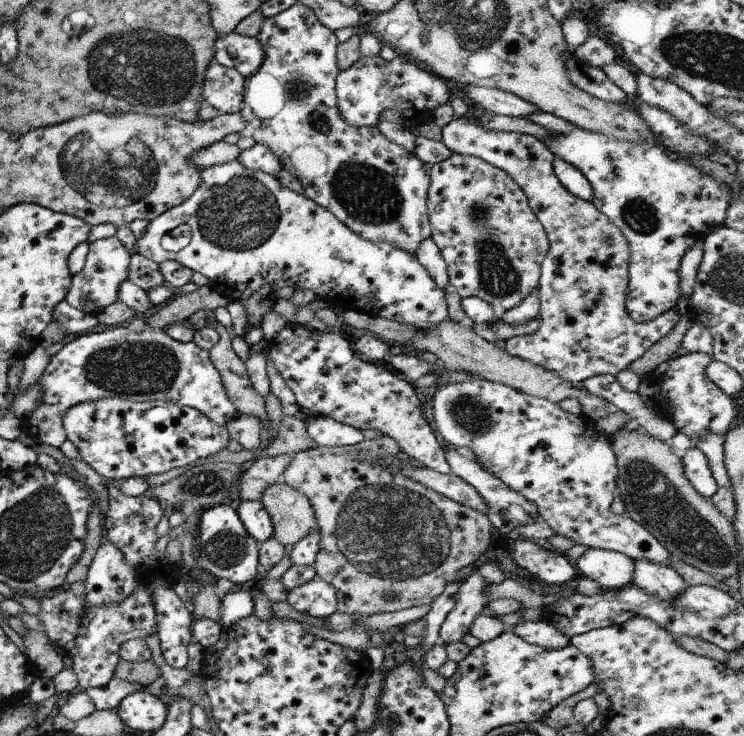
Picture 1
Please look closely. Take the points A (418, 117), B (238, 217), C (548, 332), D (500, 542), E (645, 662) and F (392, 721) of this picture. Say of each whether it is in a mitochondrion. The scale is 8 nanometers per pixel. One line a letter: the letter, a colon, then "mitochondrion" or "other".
A: other
B: mitochondrion
C: other
D: other
E: other
F: other

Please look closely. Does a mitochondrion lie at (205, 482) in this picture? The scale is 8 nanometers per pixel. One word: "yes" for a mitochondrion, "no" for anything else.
yes

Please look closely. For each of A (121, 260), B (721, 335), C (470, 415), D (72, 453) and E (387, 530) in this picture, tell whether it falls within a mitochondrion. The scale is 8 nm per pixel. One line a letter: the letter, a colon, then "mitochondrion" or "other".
A: other
B: other
C: mitochondrion
D: other
E: mitochondrion

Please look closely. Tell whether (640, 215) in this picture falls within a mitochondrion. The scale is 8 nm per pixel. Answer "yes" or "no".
yes

